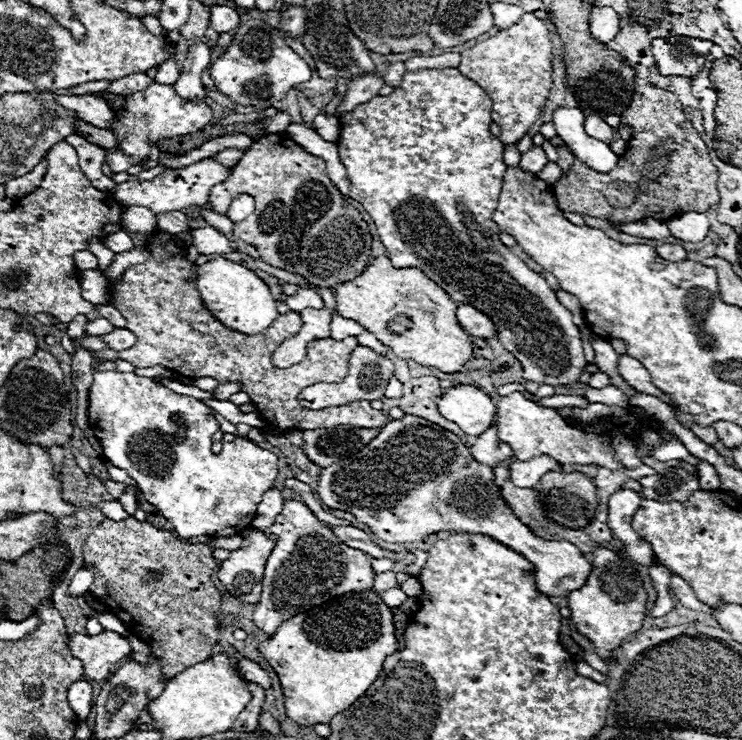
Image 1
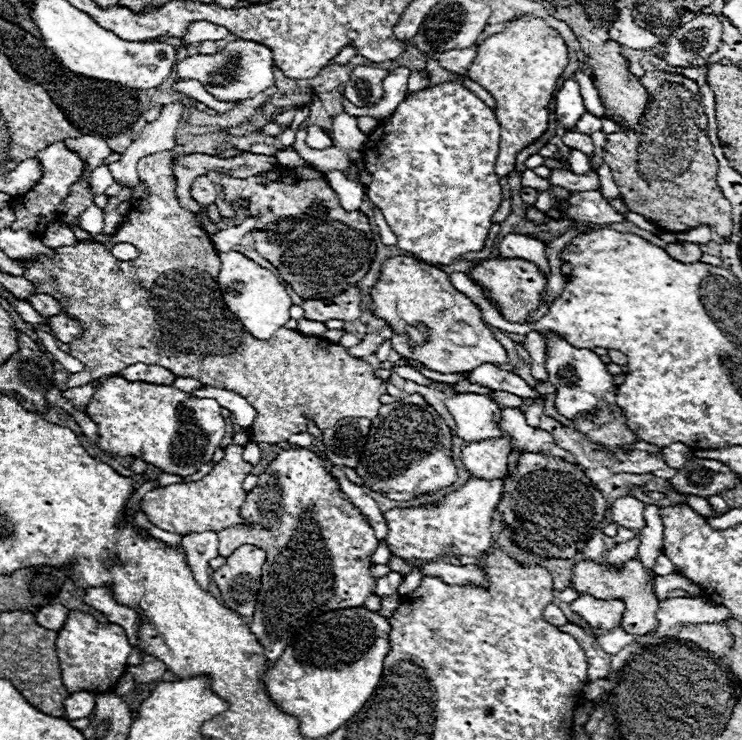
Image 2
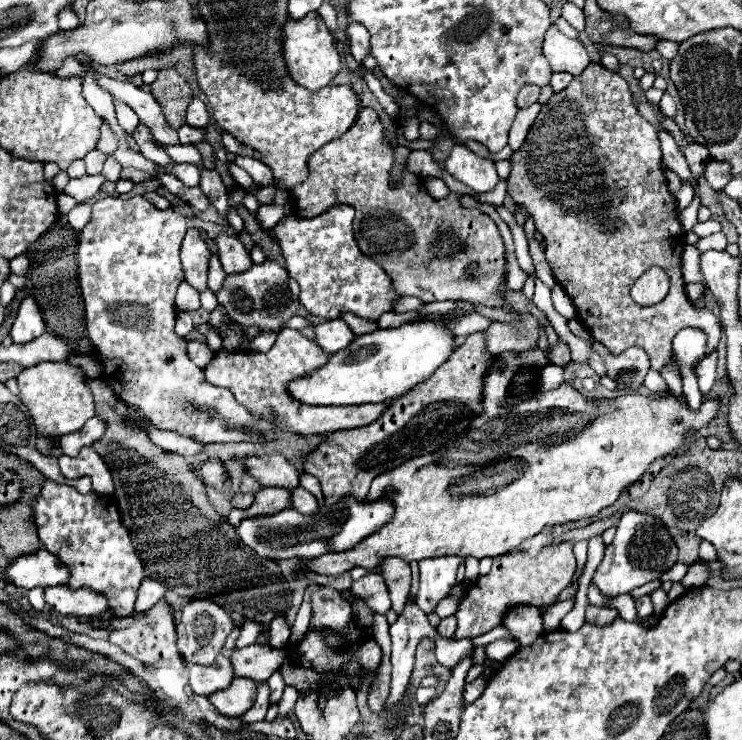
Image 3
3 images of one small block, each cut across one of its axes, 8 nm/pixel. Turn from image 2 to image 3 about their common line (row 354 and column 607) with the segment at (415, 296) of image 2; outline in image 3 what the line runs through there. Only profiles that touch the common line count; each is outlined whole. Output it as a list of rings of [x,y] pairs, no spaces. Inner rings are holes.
[[[562,384],[560,388],[548,392],[548,394],[540,394],[540,400],[528,400],[528,402],[522,402],[518,408],[502,408],[498,400],[492,400],[492,398],[484,398],[484,412],[482,416],[476,416],[476,420],[472,420],[470,428],[466,434],[462,434],[458,440],[452,440],[448,442],[444,448],[440,448],[438,452],[434,454],[426,454],[426,456],[420,456],[420,458],[414,458],[414,460],[408,460],[406,464],[390,470],[390,472],[384,472],[380,476],[376,476],[372,480],[372,486],[370,486],[370,492],[366,496],[368,502],[374,502],[374,500],[380,500],[380,498],[386,498],[394,504],[394,516],[382,526],[378,528],[374,534],[366,536],[364,540],[360,540],[354,548],[346,550],[346,552],[336,552],[336,554],[322,554],[318,558],[312,558],[312,560],[306,560],[304,566],[298,566],[294,568],[294,572],[300,572],[300,570],[310,570],[310,572],[316,572],[316,574],[324,574],[324,576],[340,576],[356,566],[362,566],[366,570],[374,570],[378,568],[386,558],[392,558],[392,556],[398,556],[406,562],[412,562],[412,560],[422,560],[422,558],[428,558],[428,556],[474,556],[474,558],[494,558],[494,556],[502,556],[506,552],[510,552],[512,548],[516,548],[518,544],[522,544],[526,538],[530,536],[536,536],[540,534],[546,526],[558,526],[558,524],[566,524],[566,522],[572,522],[572,520],[582,520],[582,518],[592,518],[596,516],[602,508],[608,508],[610,504],[614,504],[614,500],[630,486],[634,484],[644,472],[646,468],[650,466],[652,460],[664,456],[664,454],[670,454],[672,450],[678,450],[684,442],[684,438],[706,426],[718,412],[718,400],[704,400],[700,410],[698,412],[692,412],[686,404],[684,398],[674,398],[672,394],[664,396],[664,398],[646,398],[640,394],[627,394],[625,396],[618,397],[616,399],[590,399],[586,396],[582,396],[574,386],[570,384]]]

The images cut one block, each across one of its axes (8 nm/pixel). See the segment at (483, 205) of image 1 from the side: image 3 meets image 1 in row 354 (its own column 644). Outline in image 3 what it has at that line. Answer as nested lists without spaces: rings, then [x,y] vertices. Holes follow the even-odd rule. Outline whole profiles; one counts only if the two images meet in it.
[[[626,512],[618,524],[614,542],[606,548],[606,556],[598,566],[592,582],[608,598],[628,594],[646,582],[658,580],[660,574],[672,568],[678,560],[678,548],[670,538],[670,532],[666,532],[666,526],[660,524],[654,516],[642,512]]]

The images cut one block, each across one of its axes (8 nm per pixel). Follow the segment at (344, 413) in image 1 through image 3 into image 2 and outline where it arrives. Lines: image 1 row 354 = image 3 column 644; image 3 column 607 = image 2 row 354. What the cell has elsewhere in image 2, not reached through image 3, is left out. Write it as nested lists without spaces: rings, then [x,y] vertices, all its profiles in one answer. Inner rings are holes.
[[[184,142],[176,144],[172,150],[140,158],[138,174],[146,184],[148,194],[132,204],[128,220],[116,228],[108,242],[94,242],[90,246],[78,242],[76,246],[54,248],[54,258],[38,256],[36,260],[22,262],[24,278],[34,284],[36,292],[56,298],[60,306],[64,306],[64,314],[76,318],[84,326],[84,334],[68,344],[68,354],[84,364],[82,372],[68,374],[68,388],[116,374],[134,362],[162,366],[174,376],[190,376],[206,386],[242,394],[256,410],[256,418],[250,426],[252,440],[268,444],[286,442],[292,434],[306,432],[308,416],[314,418],[320,430],[326,430],[342,418],[374,418],[382,406],[380,396],[386,392],[386,386],[384,380],[374,378],[374,368],[370,364],[350,356],[346,348],[340,348],[334,342],[302,336],[288,328],[280,328],[268,342],[260,342],[248,334],[242,322],[228,310],[218,286],[218,252],[196,214],[184,210],[174,192],[174,158],[192,152],[194,146]],[[118,242],[132,242],[140,250],[140,256],[130,262],[116,260],[110,254],[110,248]],[[172,270],[184,278],[168,278]]]

